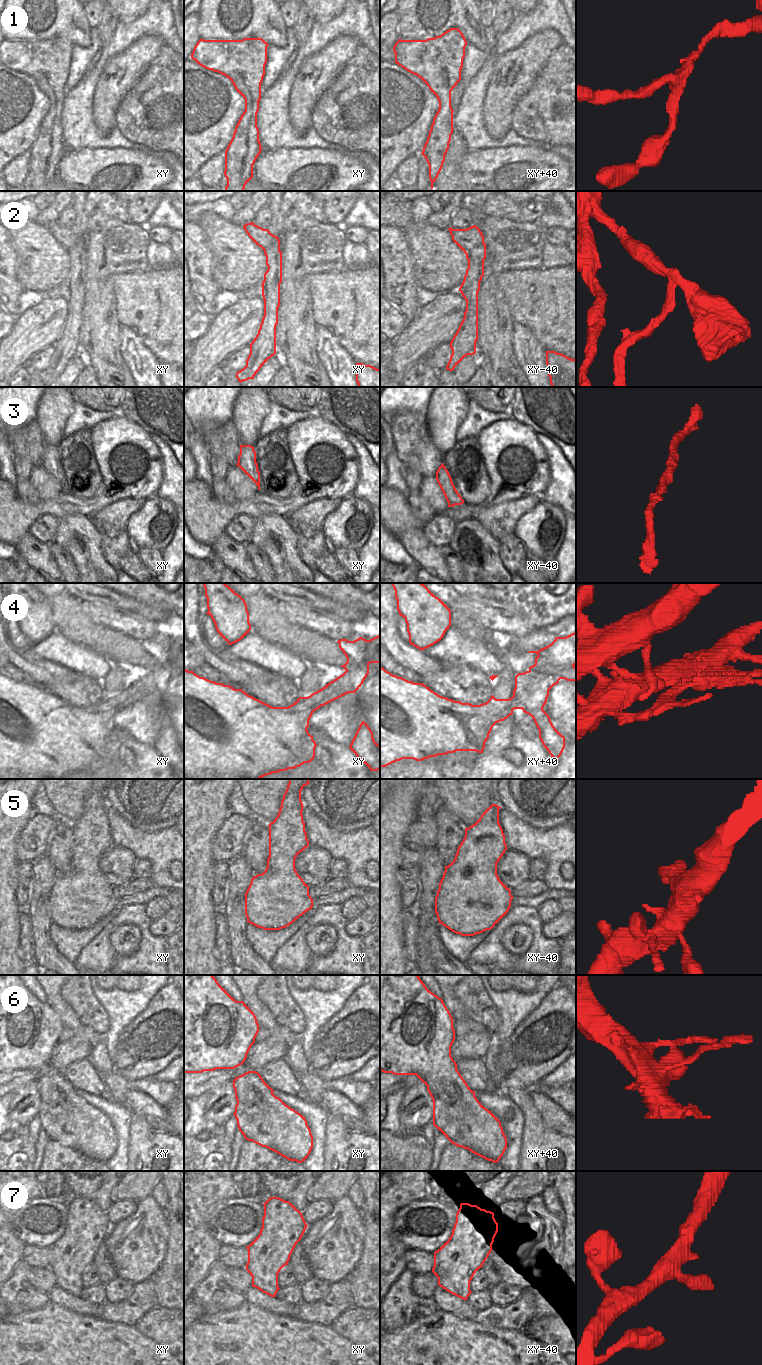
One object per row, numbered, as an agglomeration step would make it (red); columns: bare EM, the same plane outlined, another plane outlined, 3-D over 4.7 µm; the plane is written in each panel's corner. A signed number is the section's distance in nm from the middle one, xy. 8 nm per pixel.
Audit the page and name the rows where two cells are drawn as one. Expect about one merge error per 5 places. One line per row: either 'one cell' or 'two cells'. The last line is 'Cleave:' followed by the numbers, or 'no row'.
1: one cell
2: two cells
3: one cell
4: two cells
5: one cell
6: one cell
7: one cell
Cleave: 2, 4

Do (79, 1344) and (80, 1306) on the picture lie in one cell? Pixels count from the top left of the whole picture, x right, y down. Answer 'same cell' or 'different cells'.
different cells

